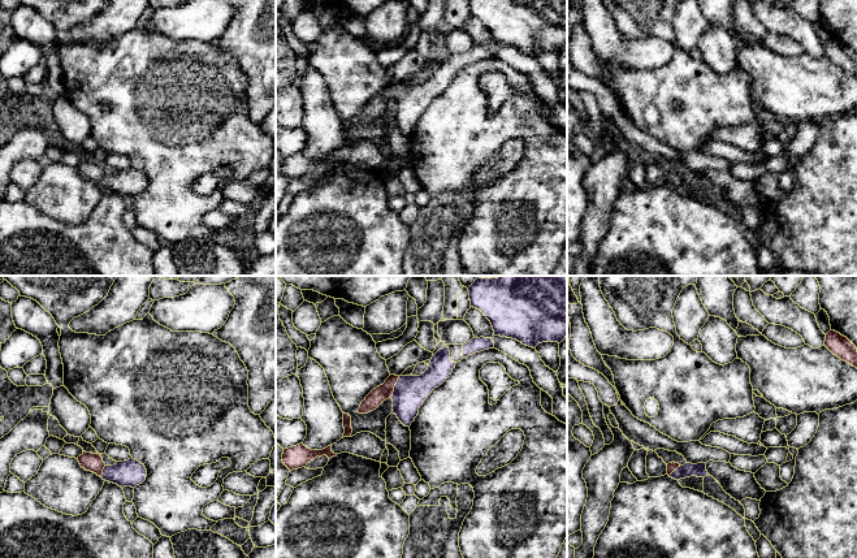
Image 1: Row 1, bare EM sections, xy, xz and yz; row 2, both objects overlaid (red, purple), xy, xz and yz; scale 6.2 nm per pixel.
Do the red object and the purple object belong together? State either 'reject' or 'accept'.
accept

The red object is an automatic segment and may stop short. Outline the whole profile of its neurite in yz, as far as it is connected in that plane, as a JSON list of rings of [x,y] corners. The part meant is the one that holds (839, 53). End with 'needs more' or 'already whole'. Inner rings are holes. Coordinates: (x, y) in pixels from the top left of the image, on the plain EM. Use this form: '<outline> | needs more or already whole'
[[[830,39],[826,43],[824,55],[834,64],[857,77],[857,57],[847,46],[835,39]]] | already whole

